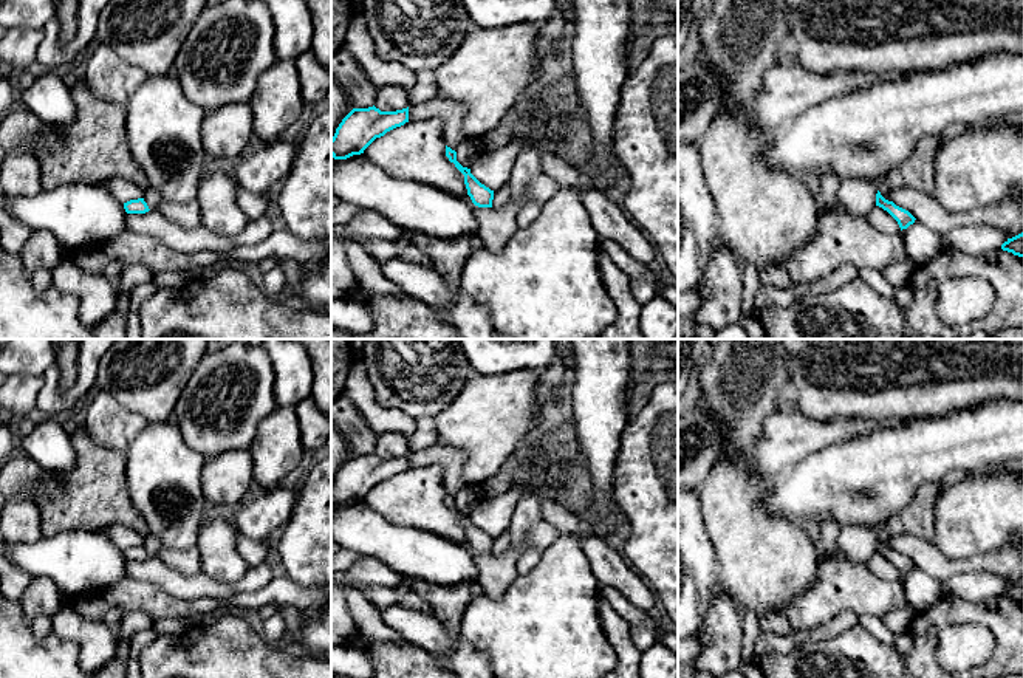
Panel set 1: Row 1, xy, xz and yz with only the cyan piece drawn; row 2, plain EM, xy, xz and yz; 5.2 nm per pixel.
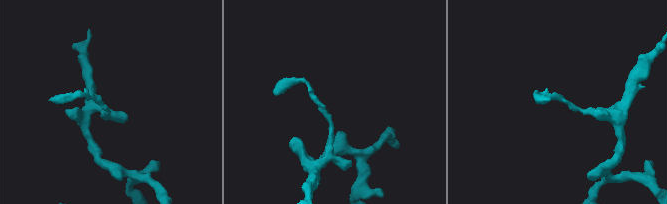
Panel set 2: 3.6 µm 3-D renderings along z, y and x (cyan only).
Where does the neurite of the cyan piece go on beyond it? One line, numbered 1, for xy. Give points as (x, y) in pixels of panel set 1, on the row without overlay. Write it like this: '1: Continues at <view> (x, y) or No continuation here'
1: No continuation here

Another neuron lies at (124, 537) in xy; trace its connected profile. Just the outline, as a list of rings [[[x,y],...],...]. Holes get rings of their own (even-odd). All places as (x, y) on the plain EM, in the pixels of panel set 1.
[[[111,525],[102,531],[122,551],[130,546],[144,545],[144,536],[124,525]]]

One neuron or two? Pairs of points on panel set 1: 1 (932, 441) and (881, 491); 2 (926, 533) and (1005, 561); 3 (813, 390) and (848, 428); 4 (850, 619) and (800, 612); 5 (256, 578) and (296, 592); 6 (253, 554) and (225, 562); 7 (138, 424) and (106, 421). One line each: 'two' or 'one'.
1: one
2: two
3: two
4: two
5: two
6: two
7: one

